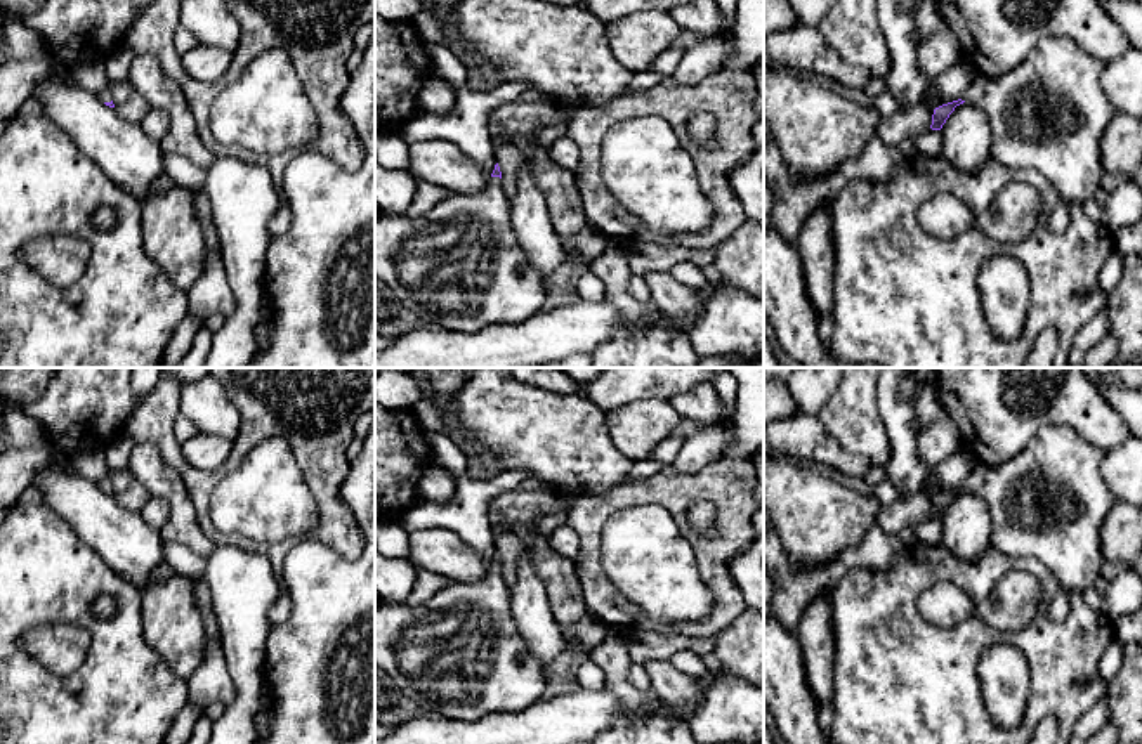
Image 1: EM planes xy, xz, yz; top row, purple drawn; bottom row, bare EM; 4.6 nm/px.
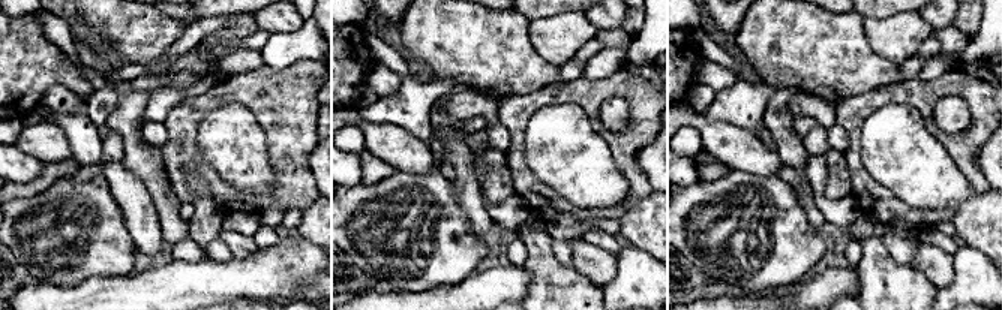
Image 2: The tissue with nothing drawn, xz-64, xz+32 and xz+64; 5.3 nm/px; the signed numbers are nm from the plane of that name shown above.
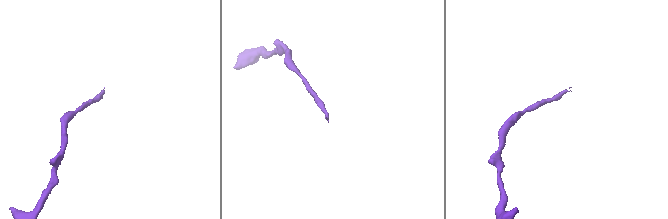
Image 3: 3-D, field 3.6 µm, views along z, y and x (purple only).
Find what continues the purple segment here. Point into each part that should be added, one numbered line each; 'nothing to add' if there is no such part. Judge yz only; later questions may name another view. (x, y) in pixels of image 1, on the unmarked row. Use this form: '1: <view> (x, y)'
1: yz (1059, 469)

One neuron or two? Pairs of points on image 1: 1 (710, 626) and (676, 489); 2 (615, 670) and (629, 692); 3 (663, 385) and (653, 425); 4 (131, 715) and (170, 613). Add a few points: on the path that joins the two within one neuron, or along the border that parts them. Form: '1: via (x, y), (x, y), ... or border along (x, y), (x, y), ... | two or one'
1: via (721, 592), (714, 555), (682, 524) | one
2: via (616, 675), (623, 687) | one
3: border along (669, 399), (636, 399), (620, 408) | two
4: border along (139, 611), (144, 640), (176, 673), (184, 677) | two

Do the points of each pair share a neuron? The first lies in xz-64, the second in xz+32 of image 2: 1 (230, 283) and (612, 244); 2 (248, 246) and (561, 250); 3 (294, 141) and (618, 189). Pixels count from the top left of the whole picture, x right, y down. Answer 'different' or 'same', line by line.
1: different
2: different
3: different

